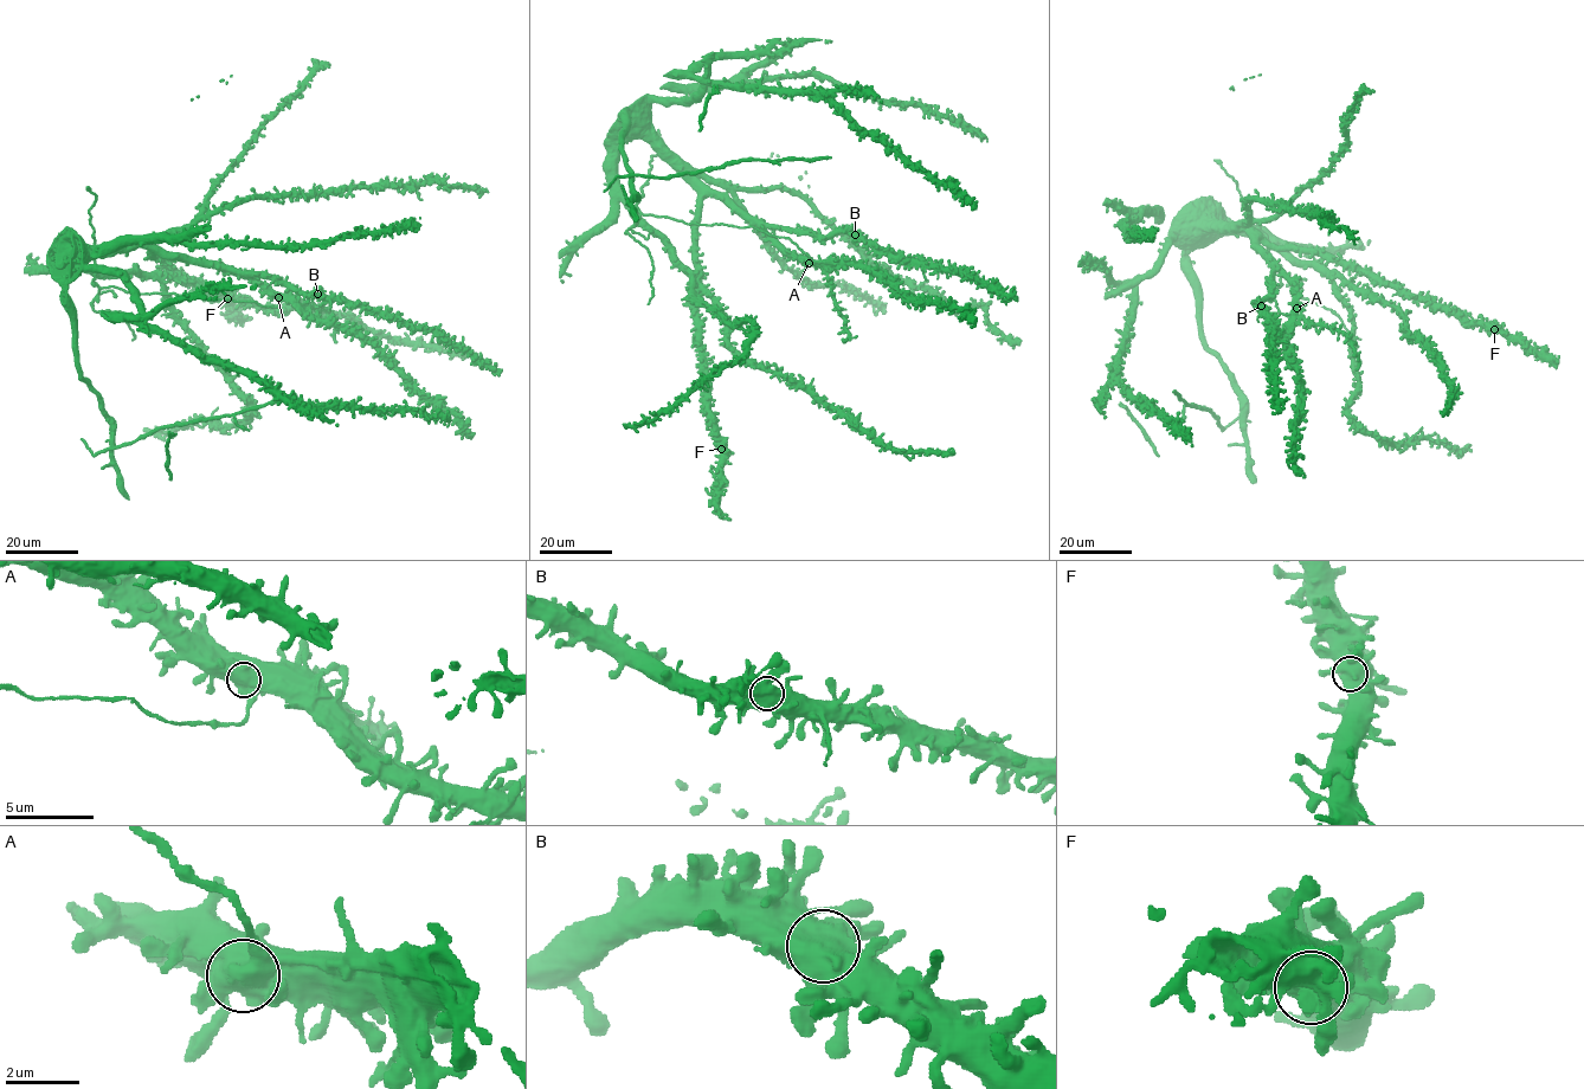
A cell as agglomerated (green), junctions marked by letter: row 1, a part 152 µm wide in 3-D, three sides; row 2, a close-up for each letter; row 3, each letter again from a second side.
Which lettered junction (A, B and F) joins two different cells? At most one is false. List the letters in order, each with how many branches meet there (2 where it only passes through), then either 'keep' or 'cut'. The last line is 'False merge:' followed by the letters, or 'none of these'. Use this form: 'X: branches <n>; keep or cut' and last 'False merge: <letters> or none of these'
A: branches 2; cut
B: branches 2; keep
F: branches 2; keep
False merge: A

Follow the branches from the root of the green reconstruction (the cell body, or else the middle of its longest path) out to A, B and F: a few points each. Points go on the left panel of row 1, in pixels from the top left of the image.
A: (90, 250), (146, 246), (154, 252), (178, 253), (218, 269), (239, 272), (278, 297)
B: (90, 250), (146, 246), (154, 252), (178, 253), (205, 264), (270, 275), (306, 294), (317, 294)
F: (90, 250), (143, 244), (152, 256), (161, 255), (174, 272), (227, 298)

